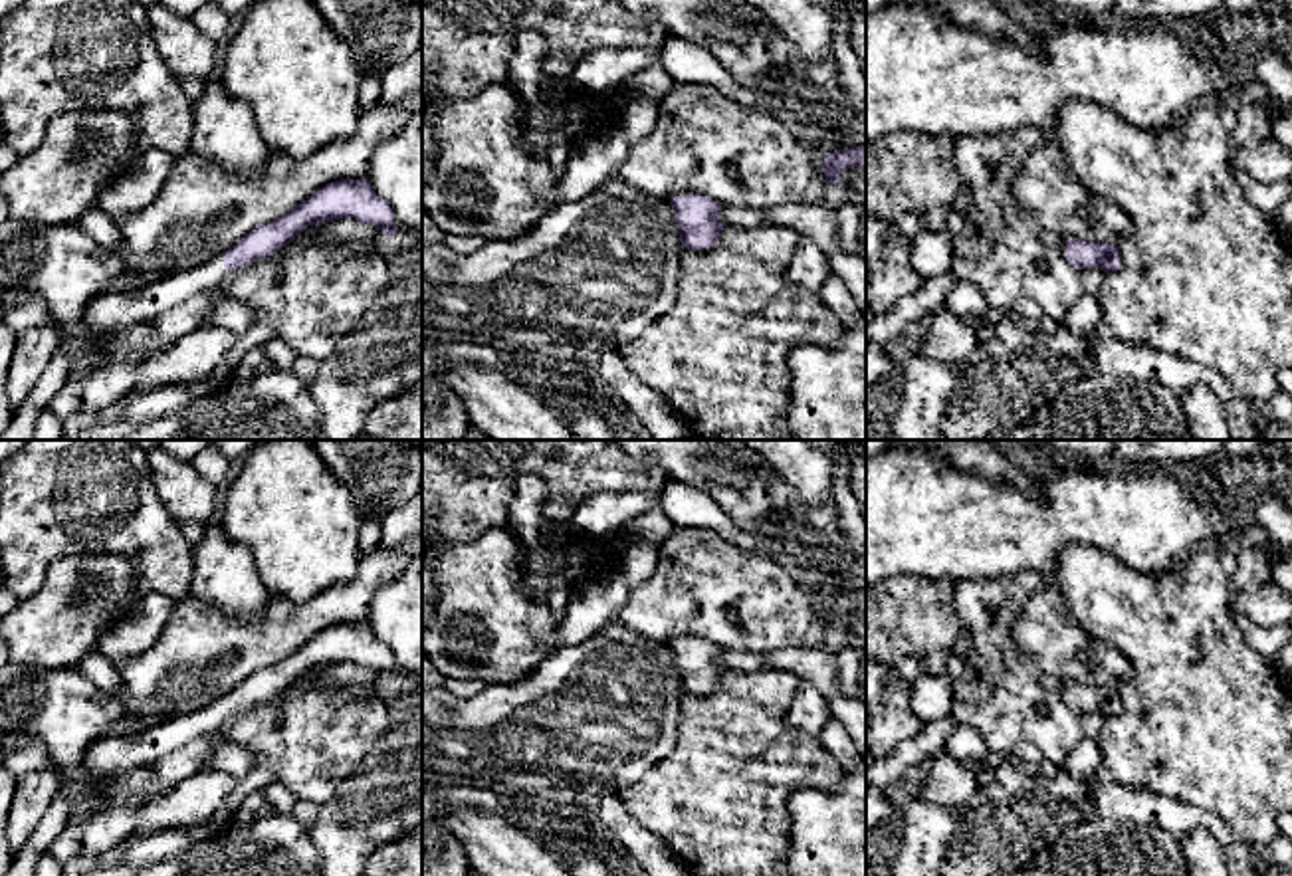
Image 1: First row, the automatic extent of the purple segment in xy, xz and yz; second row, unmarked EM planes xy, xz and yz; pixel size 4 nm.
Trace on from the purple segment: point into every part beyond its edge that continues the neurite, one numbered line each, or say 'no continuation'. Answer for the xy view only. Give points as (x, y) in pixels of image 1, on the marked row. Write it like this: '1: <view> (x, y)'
1: xy (113, 312)

